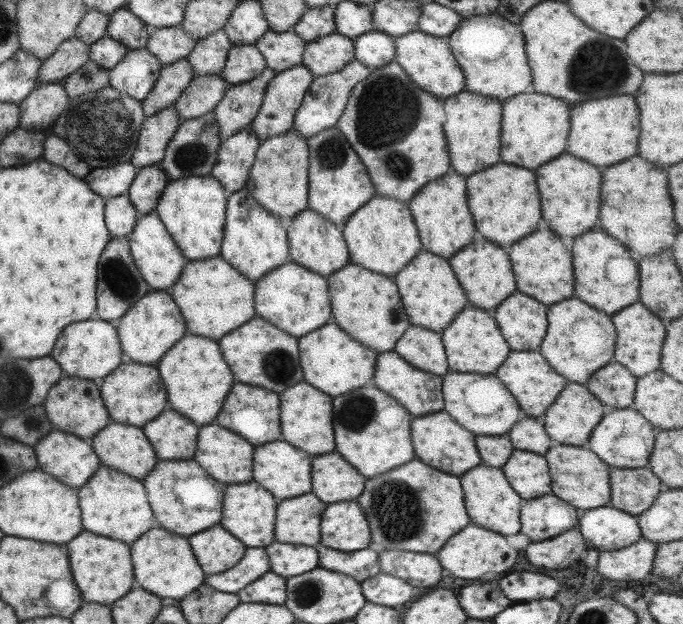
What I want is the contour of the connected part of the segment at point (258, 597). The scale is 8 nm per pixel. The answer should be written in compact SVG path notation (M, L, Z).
M272 571L263 573L257 580L245 585L235 593L239 603L277 604L283 606L285 601L286 580L273 574Z

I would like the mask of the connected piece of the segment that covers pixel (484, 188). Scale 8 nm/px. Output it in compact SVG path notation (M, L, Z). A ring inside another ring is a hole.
M499 162L499 164L493 164L491 168L485 168L481 172L467 176L465 182L467 182L467 204L469 204L469 212L473 216L472 219L475 220L477 232L481 232L489 242L505 248L505 252L509 252L509 246L513 242L517 242L523 236L527 236L529 232L533 232L537 222L541 220L539 194L537 194L537 186L535 186L535 174L531 170Z

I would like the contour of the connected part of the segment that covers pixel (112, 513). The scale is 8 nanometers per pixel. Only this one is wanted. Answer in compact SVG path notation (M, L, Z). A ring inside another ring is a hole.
M100 464L89 481L76 490L76 494L81 512L82 529L96 536L103 536L130 545L139 536L155 527L142 482L125 473Z

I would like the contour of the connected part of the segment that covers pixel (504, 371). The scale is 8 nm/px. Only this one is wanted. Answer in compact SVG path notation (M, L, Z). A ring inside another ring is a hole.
M538 350L535 352L509 352L505 360L499 364L499 368L497 368L494 375L496 377L499 376L500 382L505 384L505 388L517 400L516 403L519 404L518 407L521 408L521 412L525 412L527 416L541 416L541 414L545 414L546 408L553 404L553 401L561 392L561 388L567 384L547 364L547 361L545 361Z

